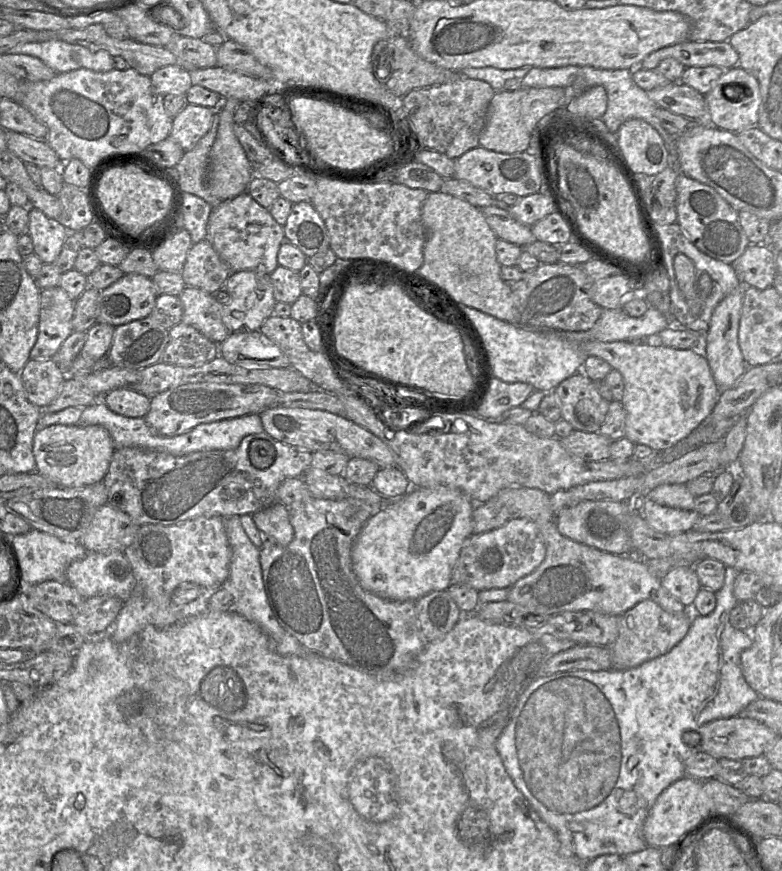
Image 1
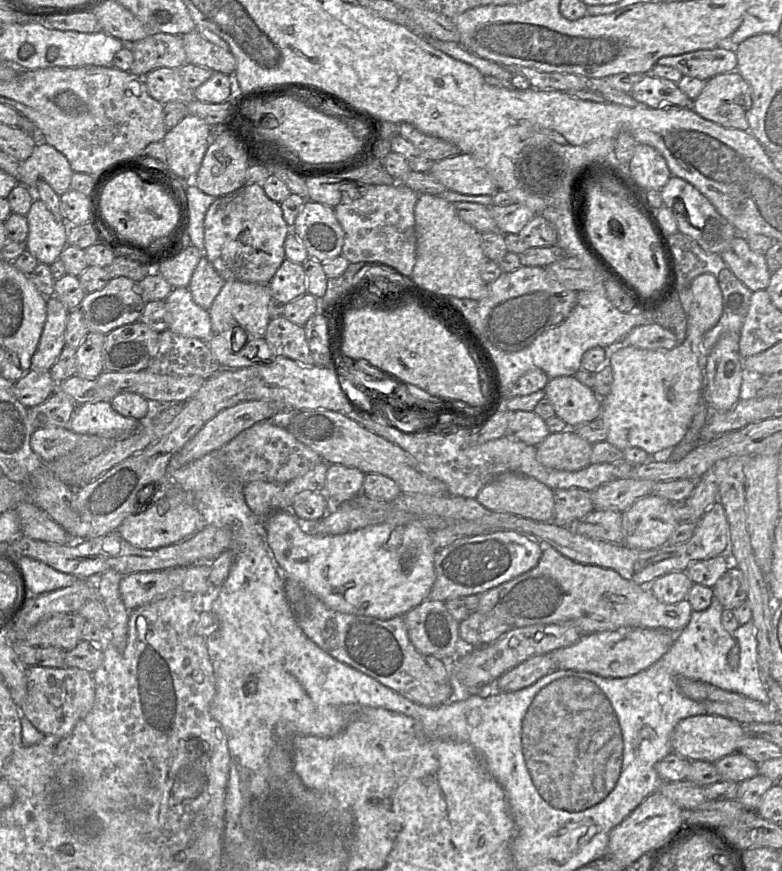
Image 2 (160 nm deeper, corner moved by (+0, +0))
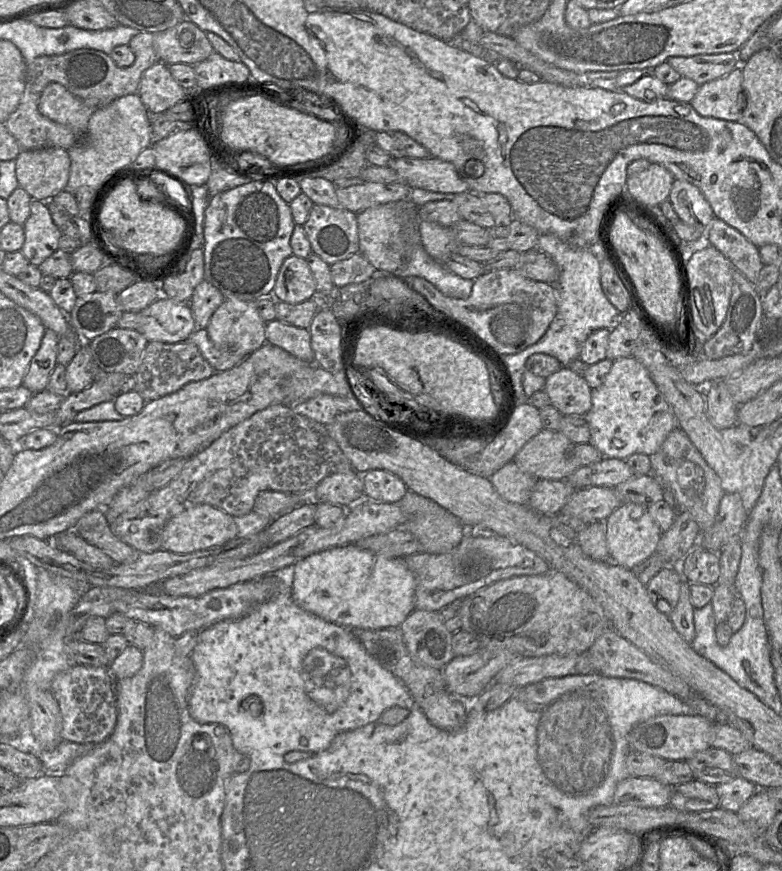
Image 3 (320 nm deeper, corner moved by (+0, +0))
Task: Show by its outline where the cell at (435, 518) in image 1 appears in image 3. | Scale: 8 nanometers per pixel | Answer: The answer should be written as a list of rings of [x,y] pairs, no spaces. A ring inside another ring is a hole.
[[[355,544],[309,555],[292,567],[291,595],[302,609],[349,629],[398,628],[414,610],[416,579],[403,558],[386,557]]]

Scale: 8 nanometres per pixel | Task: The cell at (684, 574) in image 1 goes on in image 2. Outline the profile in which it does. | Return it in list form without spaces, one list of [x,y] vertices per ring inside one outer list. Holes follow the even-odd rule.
[[[671,572],[655,579],[647,587],[660,602],[676,604],[687,598],[692,585],[686,572]]]

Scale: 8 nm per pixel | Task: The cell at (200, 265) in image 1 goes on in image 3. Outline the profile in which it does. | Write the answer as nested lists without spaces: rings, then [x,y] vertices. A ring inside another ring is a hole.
[[[205,279],[196,286],[189,304],[197,328],[206,329],[212,315],[225,299],[223,293]]]

